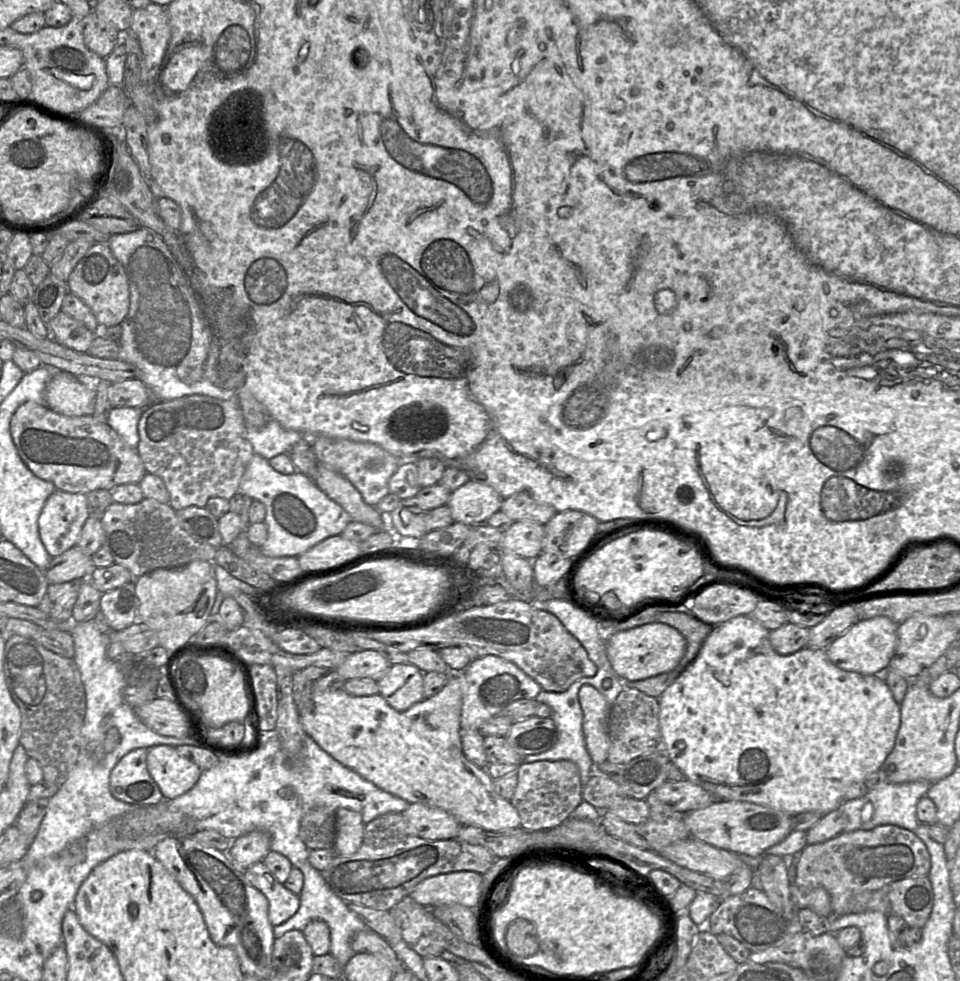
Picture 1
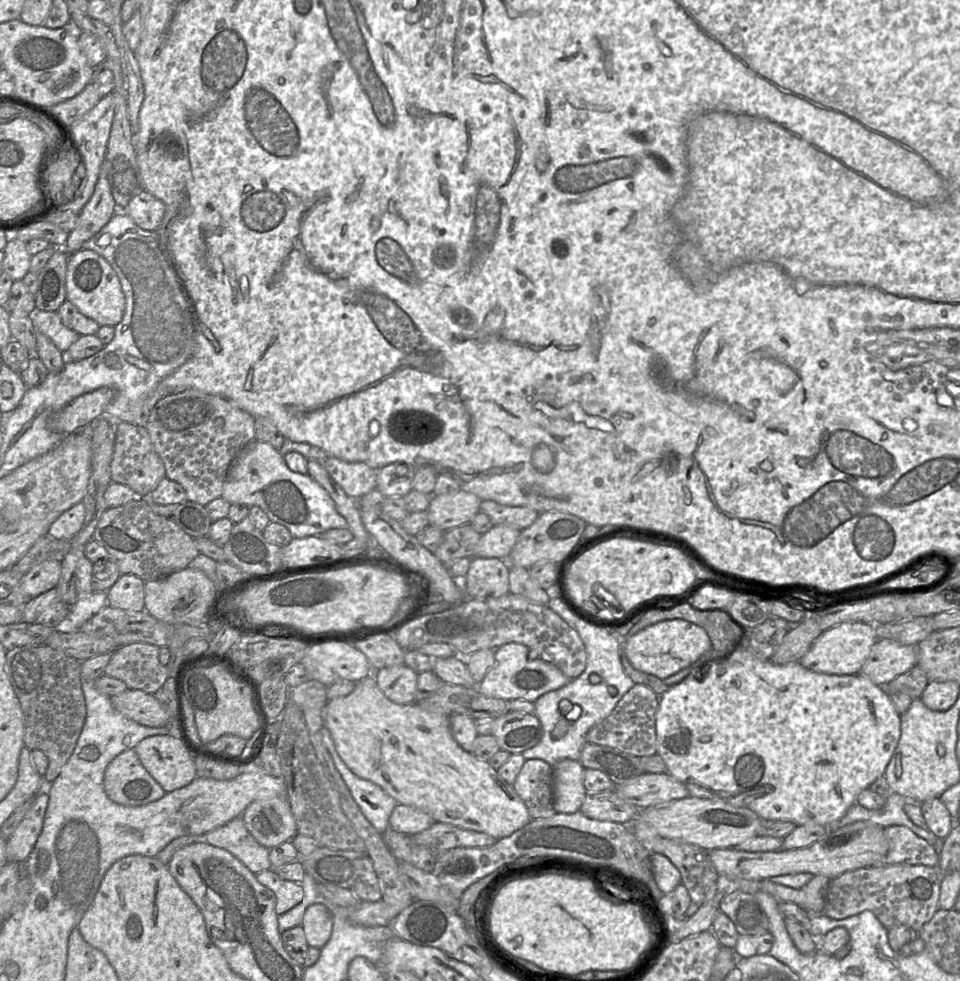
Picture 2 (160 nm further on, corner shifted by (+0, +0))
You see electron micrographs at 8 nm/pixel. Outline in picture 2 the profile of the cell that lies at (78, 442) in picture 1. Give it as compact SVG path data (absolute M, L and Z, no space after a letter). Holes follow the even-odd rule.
M126 422L116 426L110 469L112 482L131 488L139 497L147 497L166 477L164 464L155 451L146 428Z

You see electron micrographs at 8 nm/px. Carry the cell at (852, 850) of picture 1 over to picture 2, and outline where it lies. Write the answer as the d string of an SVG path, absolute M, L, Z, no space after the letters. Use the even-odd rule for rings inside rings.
M893 825L885 827L884 833L889 842L889 850L884 858L885 865L938 867L939 856L934 847L909 828Z

